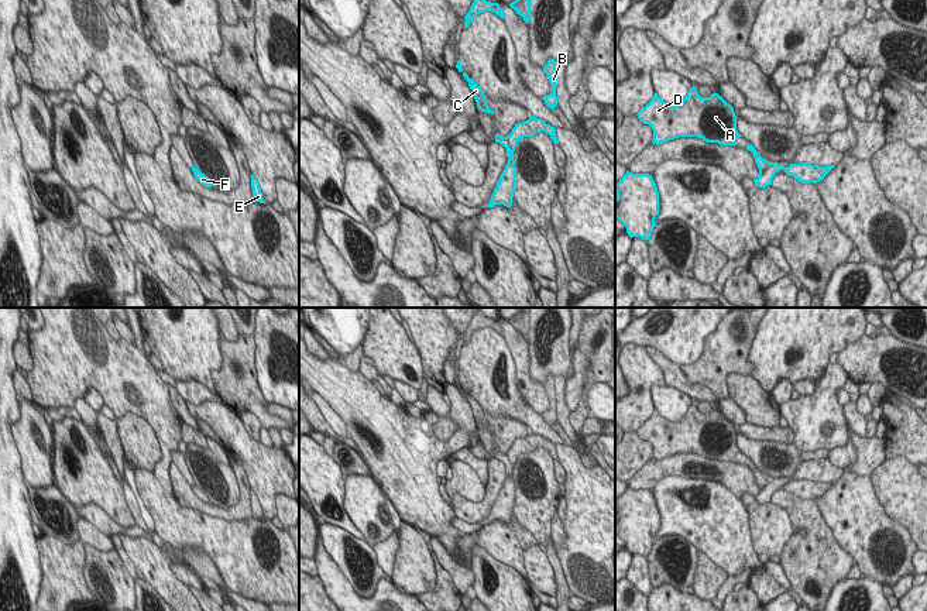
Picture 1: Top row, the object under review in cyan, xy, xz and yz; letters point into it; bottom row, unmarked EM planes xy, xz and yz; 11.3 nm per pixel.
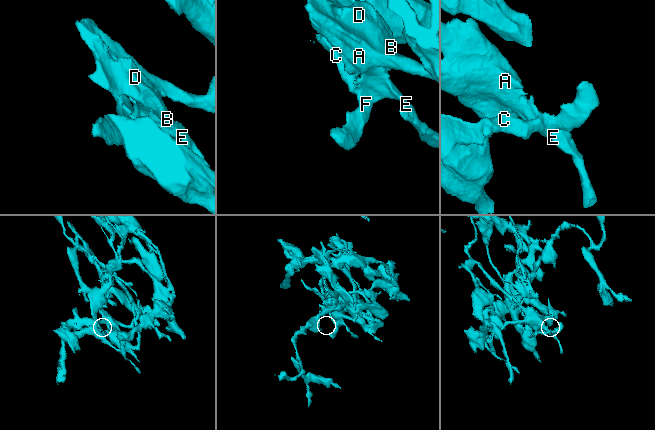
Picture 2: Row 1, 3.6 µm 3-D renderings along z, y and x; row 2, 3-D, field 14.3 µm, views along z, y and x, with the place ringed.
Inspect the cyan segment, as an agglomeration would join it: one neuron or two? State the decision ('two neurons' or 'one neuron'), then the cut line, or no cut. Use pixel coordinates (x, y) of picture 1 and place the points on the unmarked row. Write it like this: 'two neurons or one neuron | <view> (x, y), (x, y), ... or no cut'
two neurons | xz (505, 453), (512, 467)

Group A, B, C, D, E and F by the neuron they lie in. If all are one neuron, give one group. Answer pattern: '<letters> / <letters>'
A B D E F / C

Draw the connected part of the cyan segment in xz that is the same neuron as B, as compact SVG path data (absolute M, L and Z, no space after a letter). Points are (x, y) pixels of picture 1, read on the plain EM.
M549 375L547 380L543 384L543 388L547 391L550 401L552 401L552 409L547 412L543 412L546 422L552 426L557 422L557 412L556 412L556 402L557 402L557 388L556 388L556 377Z

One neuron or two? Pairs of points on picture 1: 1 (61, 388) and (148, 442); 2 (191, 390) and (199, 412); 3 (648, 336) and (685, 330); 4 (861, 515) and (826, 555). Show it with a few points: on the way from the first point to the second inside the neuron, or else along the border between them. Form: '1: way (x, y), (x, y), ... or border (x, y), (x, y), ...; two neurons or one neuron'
1: border (117, 418), (126, 414), (137, 414), (150, 425); two neurons
2: border (188, 404), (216, 401), (226, 407); two neurons
3: way (656, 333), (676, 330); one neuron
4: border (821, 512), (834, 539), (854, 562); two neurons

